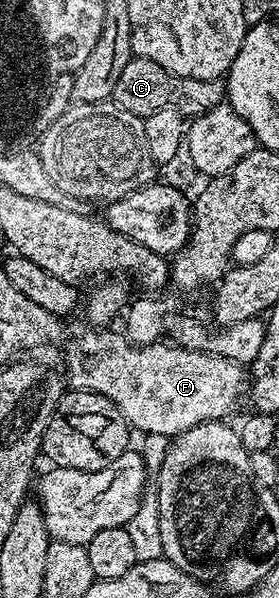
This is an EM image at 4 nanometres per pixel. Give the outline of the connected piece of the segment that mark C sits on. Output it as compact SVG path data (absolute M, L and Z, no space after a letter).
M134 57L127 61L123 73L119 73L119 81L115 85L111 99L124 111L138 117L144 117L168 107L178 108L182 116L196 117L226 102L227 83L224 78L184 79L163 69L163 65L155 65L155 61Z

